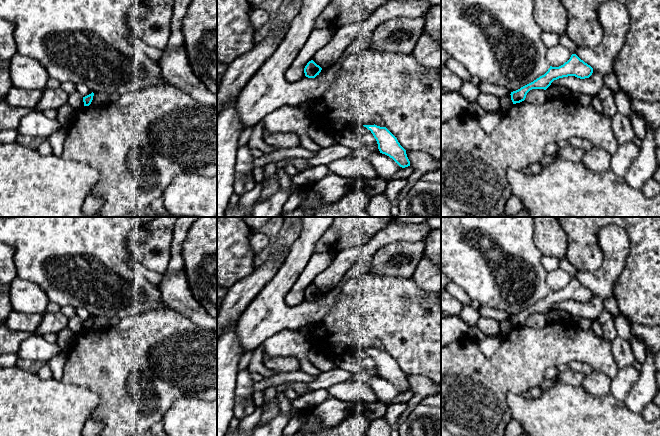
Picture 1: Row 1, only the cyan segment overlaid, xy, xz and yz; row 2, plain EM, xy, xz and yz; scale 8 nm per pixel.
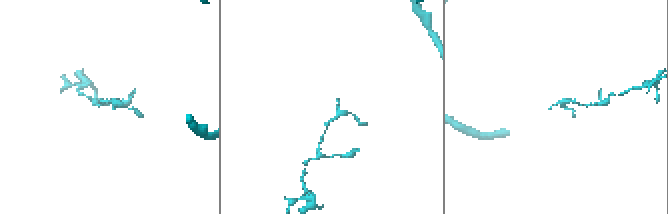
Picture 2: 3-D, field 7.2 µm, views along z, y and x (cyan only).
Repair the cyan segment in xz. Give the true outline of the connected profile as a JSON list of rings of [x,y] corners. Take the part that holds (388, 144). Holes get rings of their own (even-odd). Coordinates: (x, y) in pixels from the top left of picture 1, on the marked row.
[[[375,124],[363,126],[370,130],[373,134],[377,141],[380,153],[392,158],[402,168],[410,166],[406,150],[386,127],[380,127]]]

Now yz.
[[[572,54],[570,59],[559,67],[552,67],[548,71],[534,80],[533,82],[511,92],[513,104],[525,100],[527,93],[532,89],[546,90],[554,80],[559,78],[575,76],[580,79],[589,78],[593,73],[593,68],[581,60],[576,54]]]

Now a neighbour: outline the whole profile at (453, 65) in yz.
[[[453,57],[446,62],[446,67],[457,76],[459,76],[463,81],[470,81],[472,75],[467,71],[467,69]]]

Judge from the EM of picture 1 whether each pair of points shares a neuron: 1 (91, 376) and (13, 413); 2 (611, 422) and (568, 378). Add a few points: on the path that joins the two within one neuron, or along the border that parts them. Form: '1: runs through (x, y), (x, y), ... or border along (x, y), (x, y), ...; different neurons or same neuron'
1: border along (61, 379), (66, 383), (82, 386), (95, 394); different neurons
2: border along (558, 380), (580, 386); different neurons

